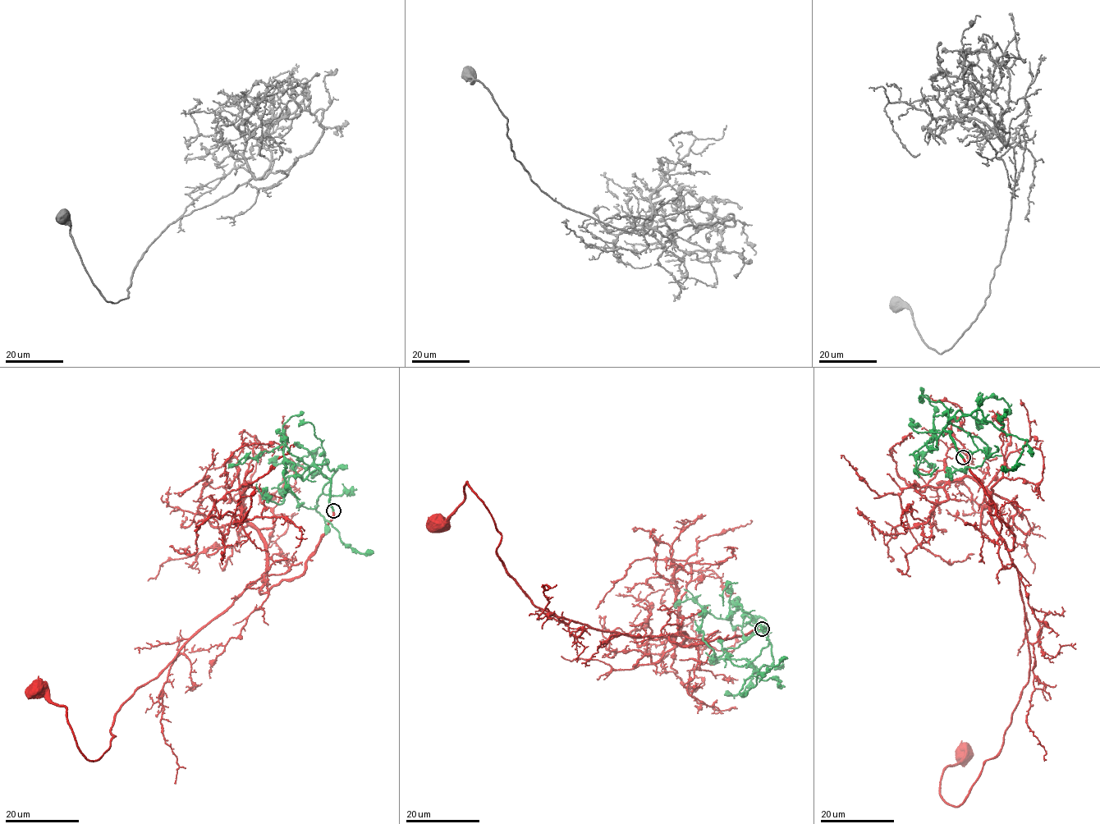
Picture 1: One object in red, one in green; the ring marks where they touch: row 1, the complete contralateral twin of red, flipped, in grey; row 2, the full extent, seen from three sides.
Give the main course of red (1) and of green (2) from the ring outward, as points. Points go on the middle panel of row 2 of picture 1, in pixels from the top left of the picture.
1: (763, 629), (683, 646), (552, 615), (502, 565), (501, 533), (467, 482), (438, 525)
2: (763, 629), (772, 664), (753, 673), (740, 694), (788, 658)

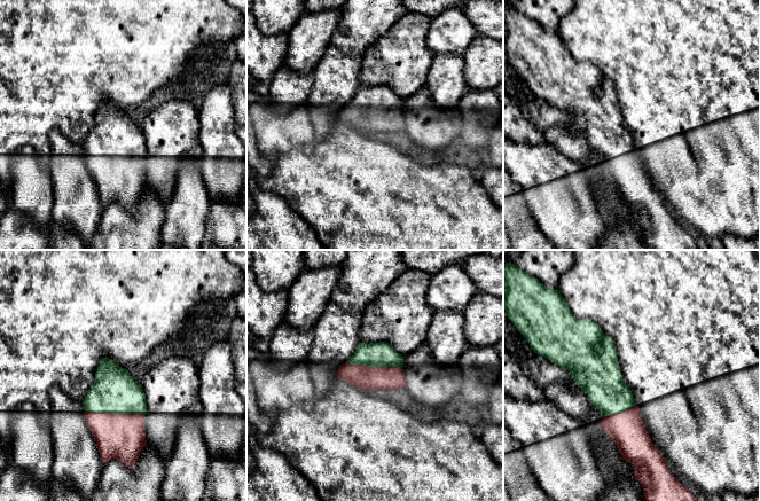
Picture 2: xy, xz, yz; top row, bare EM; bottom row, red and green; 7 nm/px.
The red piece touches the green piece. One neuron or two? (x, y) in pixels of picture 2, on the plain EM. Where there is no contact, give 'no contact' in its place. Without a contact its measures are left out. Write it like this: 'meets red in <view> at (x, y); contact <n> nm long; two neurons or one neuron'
meets red in xy at (115, 157); contact 420 nm long; one neuron

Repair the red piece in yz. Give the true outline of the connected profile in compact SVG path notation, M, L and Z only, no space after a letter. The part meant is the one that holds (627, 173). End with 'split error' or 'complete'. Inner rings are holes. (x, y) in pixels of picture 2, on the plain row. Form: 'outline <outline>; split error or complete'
outline M511 6L503 11L503 34L507 60L531 92L567 112L572 123L586 134L589 146L604 157L601 169L618 189L620 198L634 209L634 218L643 230L649 249L699 250L692 236L669 214L661 195L653 188L632 134L622 123L614 84L605 79L594 64L577 62L558 33L547 31Z; split error

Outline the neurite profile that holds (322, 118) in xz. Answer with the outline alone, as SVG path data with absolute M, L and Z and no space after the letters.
M334 46L327 50L313 70L314 83L305 103L314 126L314 140L326 138L337 123L338 111L354 97L359 85L361 61Z

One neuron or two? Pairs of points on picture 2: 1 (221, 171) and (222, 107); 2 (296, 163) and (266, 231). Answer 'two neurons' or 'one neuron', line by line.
1: one neuron
2: two neurons

